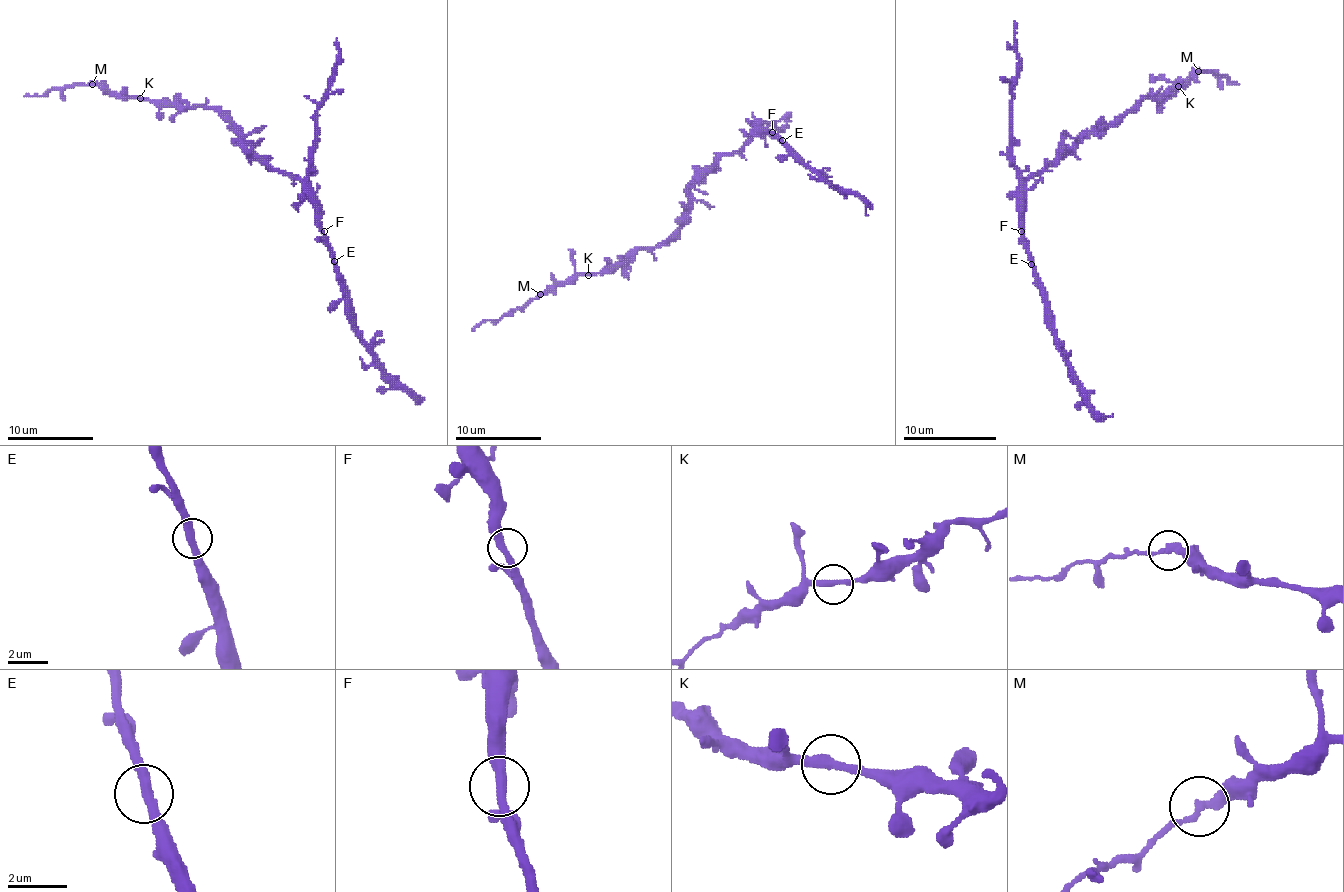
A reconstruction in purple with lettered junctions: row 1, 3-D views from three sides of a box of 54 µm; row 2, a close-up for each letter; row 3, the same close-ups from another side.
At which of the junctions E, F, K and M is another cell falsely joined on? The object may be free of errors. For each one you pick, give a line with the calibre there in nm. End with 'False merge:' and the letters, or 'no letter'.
M: 300 nm thick
False merge: M

